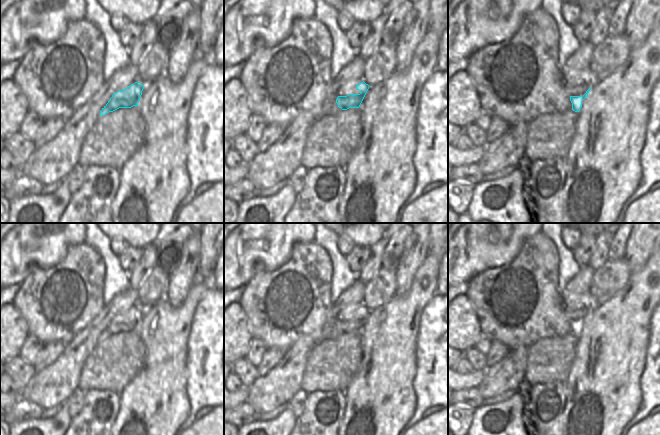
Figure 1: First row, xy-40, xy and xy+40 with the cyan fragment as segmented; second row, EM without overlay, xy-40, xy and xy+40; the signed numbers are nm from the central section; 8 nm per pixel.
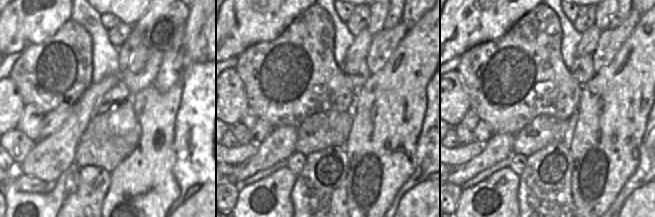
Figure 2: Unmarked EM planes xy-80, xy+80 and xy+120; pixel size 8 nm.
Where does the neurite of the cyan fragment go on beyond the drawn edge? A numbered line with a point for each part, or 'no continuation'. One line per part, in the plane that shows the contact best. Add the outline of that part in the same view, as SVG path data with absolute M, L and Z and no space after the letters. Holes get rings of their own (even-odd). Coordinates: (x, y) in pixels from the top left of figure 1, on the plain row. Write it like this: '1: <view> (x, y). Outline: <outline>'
1: xy (350, 312). Outline: M357 304L355 306L349 306L345 310L338 313L338 320L347 320L349 318L360 318L361 316L356 313L356 309L363 306L363 304Z

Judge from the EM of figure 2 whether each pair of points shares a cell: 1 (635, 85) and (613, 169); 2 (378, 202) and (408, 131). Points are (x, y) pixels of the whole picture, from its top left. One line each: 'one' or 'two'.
1: one
2: one

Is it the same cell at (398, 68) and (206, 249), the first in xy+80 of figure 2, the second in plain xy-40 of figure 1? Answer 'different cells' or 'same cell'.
different cells

